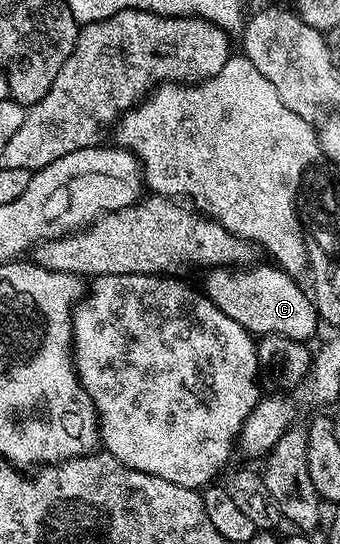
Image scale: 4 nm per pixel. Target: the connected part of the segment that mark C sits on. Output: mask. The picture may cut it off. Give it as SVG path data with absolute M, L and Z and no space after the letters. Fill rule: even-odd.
M254 263L252 266L210 268L204 273L203 291L215 302L227 318L235 318L254 337L286 336L292 340L309 342L317 332L319 317L312 295L297 285L298 281L272 263Z

